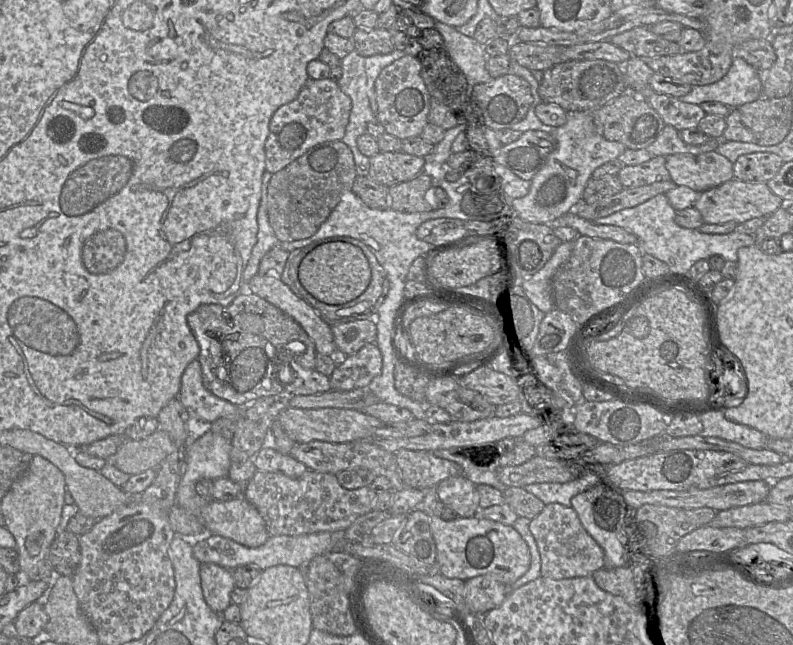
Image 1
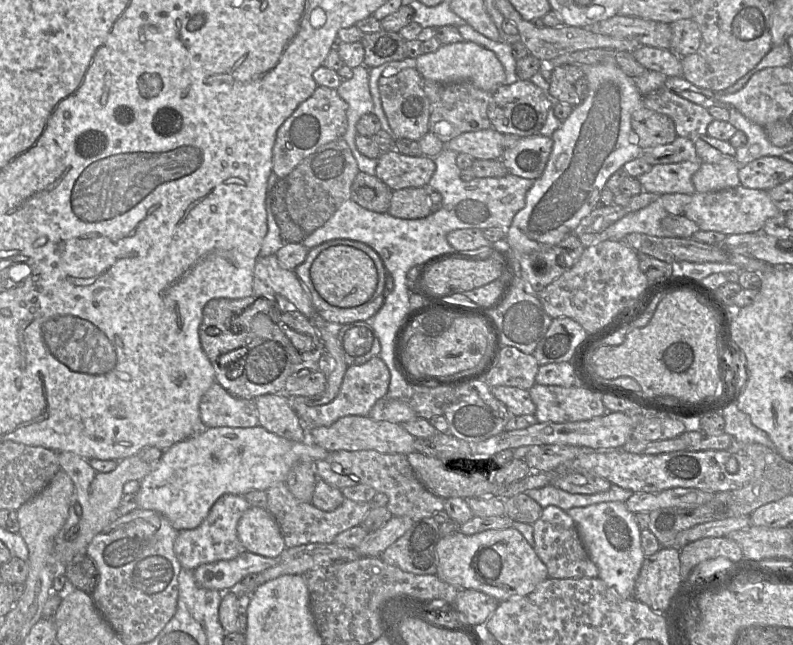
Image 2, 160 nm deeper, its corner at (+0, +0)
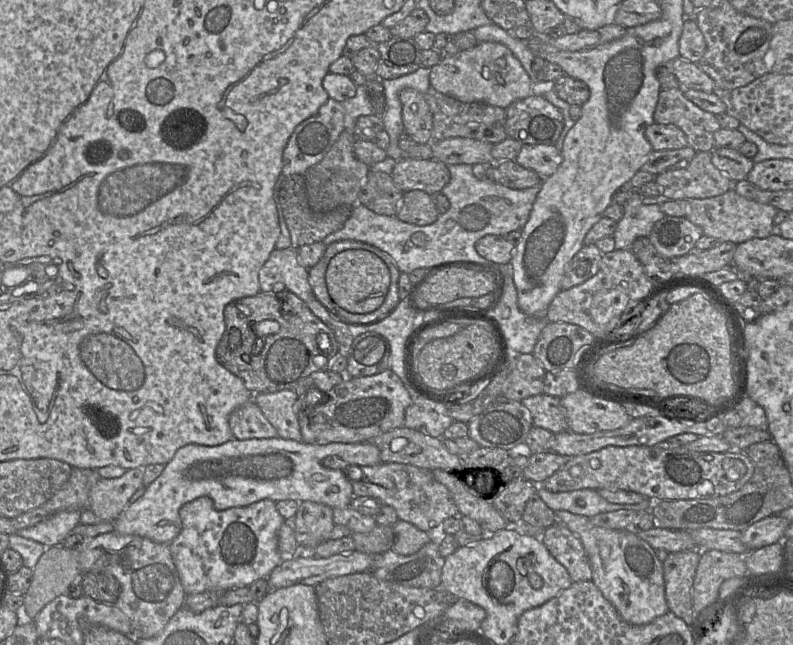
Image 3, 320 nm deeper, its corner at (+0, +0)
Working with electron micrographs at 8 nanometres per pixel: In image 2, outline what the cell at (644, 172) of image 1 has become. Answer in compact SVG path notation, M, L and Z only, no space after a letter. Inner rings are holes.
M684 161L672 164L658 164L640 175L637 179L646 192L662 194L696 193L692 183L693 174L699 169L701 161Z

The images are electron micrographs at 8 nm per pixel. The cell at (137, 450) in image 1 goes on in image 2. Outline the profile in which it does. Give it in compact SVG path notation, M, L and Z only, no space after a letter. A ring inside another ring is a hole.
M56 452L60 469L70 477L75 488L74 498L82 507L82 516L79 521L80 531L73 541L65 541L53 546L53 575L64 574L65 567L77 556L83 556L92 539L106 528L115 519L117 507L123 494L126 482L141 481L151 471L155 464L142 461L138 455L130 456L118 461L117 467L108 473L101 473L93 469L87 460L71 452Z

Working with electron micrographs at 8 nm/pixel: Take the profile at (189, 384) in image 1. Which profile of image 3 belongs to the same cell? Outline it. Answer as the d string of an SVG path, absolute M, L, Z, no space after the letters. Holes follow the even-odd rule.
M254 400L230 414L229 426L234 438L238 440L279 437L277 430L267 420Z

